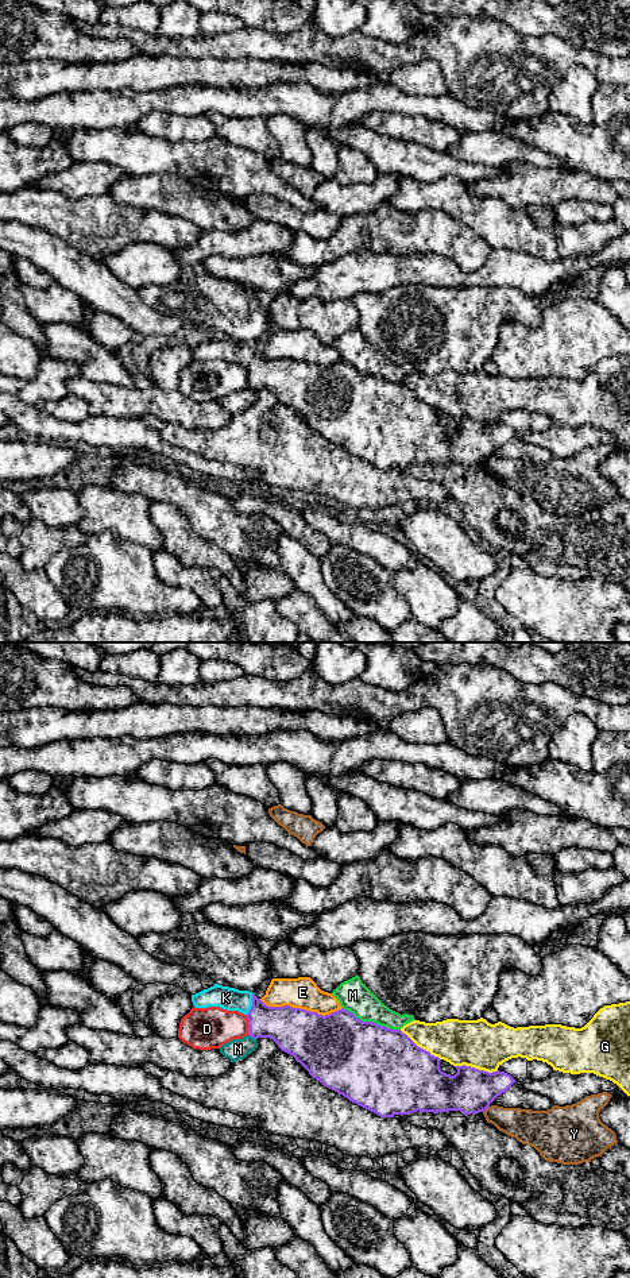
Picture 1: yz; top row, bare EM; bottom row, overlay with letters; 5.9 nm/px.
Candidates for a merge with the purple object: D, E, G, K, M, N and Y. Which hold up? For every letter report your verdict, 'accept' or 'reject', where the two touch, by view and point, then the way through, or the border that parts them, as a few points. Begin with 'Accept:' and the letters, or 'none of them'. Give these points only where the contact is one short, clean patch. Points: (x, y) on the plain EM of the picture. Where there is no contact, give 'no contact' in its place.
Accept: K
D: reject | yz (248, 377) | along yz (246, 367), (248, 386)
E: reject | yz (300, 360)
G: reject | yz (476, 421)
K: accept | yz (252, 356) | across yz (286, 378), (270, 374), (252, 356), (225, 350)
M: reject | yz (371, 374)
N: reject | yz (252, 389)
Y: reject | yz (484, 462)

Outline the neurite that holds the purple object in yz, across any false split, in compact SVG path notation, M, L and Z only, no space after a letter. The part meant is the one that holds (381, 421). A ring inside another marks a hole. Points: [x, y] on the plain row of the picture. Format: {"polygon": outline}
{"polygon": "M219 336L192 347L192 354L196 360L220 359L244 366L248 371L250 389L273 391L324 439L380 470L417 463L479 466L515 435L505 424L488 425L465 417L455 418L457 421L455 428L447 426L440 421L438 409L418 399L401 382L362 374L344 360L322 368L290 358L268 359L250 343Z"}

